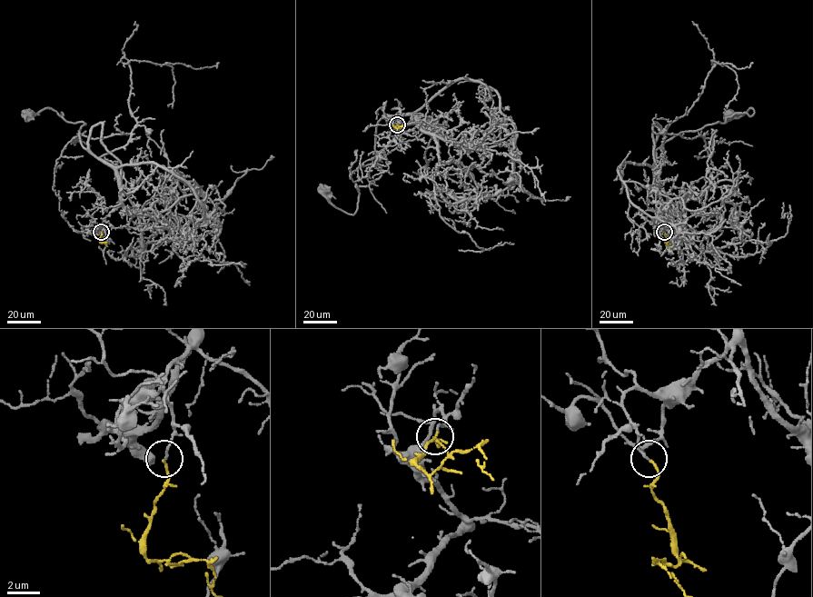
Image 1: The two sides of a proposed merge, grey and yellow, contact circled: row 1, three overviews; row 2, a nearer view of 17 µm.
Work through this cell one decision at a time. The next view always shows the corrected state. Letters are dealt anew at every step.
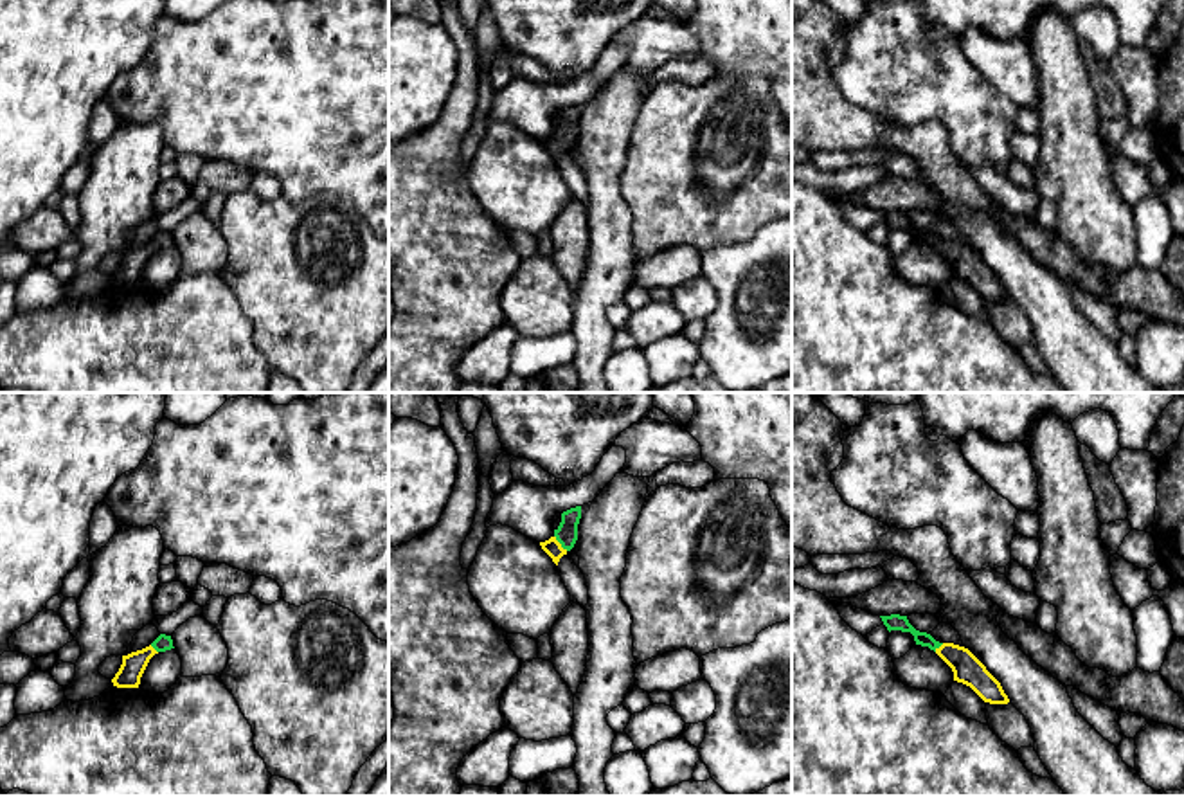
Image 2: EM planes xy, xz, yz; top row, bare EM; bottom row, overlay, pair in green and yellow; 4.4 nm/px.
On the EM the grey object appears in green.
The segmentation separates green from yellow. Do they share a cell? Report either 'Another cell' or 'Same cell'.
Same cell

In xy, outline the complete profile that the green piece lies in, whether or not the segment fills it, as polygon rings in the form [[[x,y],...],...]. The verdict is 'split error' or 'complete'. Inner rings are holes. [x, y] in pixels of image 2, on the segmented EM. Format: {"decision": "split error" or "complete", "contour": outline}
{"decision": "split error", "contour": [[[160,634],[149,647],[122,656],[122,665],[115,677],[112,679],[117,688],[139,688],[140,677],[149,663],[149,659],[158,654],[171,650],[173,639],[171,636]]]}

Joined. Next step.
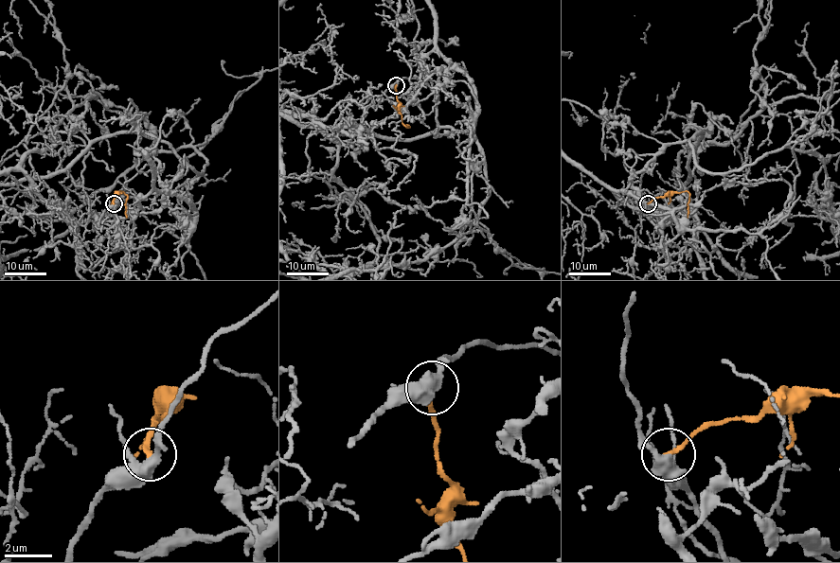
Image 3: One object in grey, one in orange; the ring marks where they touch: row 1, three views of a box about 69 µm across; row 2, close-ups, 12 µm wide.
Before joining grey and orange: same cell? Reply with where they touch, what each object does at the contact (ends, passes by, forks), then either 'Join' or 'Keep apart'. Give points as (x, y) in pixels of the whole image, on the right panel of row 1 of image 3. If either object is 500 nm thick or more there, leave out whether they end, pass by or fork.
Place: (648, 203). At the ring grey forks. At the ring orange ends. Keep apart

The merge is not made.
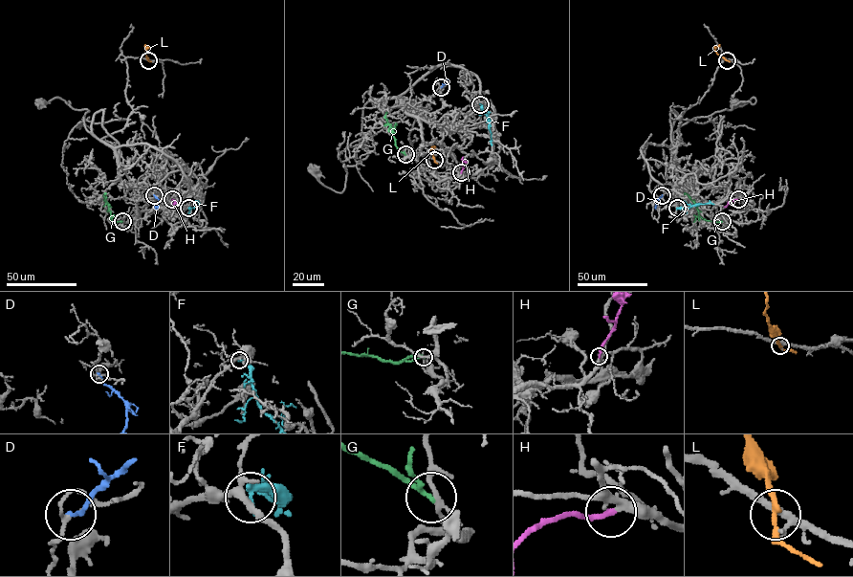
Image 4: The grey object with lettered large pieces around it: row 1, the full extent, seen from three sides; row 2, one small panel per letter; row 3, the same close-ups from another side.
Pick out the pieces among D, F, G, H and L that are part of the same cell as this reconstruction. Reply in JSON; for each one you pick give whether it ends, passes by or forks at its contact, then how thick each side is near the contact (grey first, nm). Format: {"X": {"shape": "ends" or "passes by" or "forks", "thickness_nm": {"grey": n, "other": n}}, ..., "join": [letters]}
{"H": {"shape": "ends", "thickness_nm": {"grey": 280, "other": 220}}, "join": ["H"]}

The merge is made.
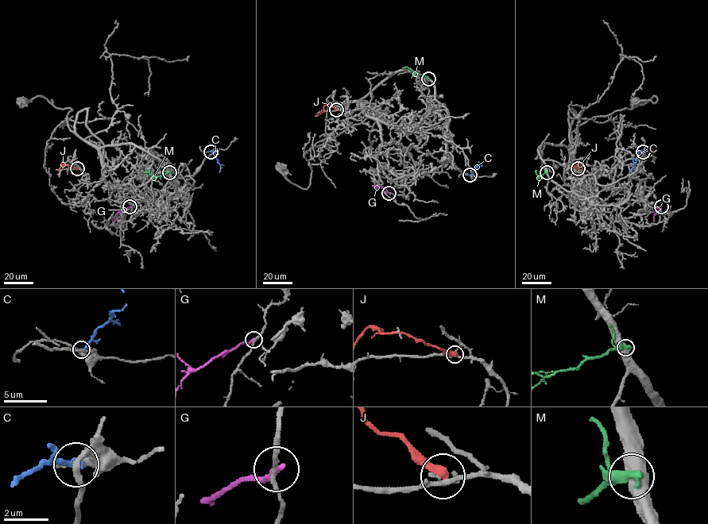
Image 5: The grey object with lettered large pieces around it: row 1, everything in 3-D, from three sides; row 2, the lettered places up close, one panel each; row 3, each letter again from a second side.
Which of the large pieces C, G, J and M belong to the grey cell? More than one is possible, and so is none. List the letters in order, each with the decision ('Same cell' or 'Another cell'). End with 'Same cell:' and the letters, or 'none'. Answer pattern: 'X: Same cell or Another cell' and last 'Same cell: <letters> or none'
C: Another cell
G: Another cell
J: Another cell
M: Another cell
Same cell: none

